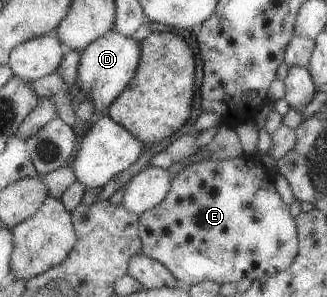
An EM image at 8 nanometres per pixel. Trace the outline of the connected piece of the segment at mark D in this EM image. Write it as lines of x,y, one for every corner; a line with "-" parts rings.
112,30
103,37
97,38
82,53
83,57
75,82
79,90
87,93
88,99
93,103
96,118
99,111
108,113
109,106
121,96
130,82
134,80
142,56
141,42

